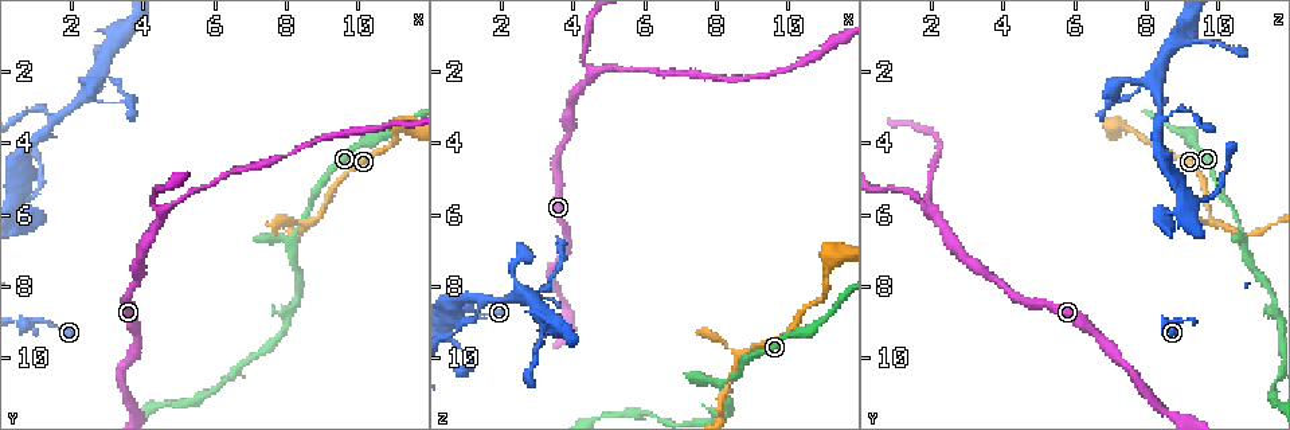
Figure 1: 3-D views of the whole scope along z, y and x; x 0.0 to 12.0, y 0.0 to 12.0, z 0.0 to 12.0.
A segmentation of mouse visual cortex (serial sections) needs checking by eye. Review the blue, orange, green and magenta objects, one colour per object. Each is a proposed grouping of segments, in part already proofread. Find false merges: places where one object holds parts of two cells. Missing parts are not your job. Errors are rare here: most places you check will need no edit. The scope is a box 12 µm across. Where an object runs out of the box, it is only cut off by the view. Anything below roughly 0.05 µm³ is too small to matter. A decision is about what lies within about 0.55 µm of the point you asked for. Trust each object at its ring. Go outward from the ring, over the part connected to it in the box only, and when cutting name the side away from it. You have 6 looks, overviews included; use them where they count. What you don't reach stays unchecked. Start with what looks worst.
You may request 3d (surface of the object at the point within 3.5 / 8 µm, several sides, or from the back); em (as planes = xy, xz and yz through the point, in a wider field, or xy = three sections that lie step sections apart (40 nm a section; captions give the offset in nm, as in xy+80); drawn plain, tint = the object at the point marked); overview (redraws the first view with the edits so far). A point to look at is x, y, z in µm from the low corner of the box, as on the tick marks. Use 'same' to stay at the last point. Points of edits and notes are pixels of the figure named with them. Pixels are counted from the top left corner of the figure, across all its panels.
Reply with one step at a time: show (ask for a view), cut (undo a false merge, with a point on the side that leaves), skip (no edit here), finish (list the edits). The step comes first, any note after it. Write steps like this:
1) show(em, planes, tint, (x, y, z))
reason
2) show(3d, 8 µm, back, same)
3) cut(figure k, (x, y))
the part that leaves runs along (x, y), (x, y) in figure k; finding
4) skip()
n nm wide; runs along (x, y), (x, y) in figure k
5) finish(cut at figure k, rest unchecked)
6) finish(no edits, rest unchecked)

show(3d, 3.5 µm, (0.8, 9.0, 9.0))
sharp bend

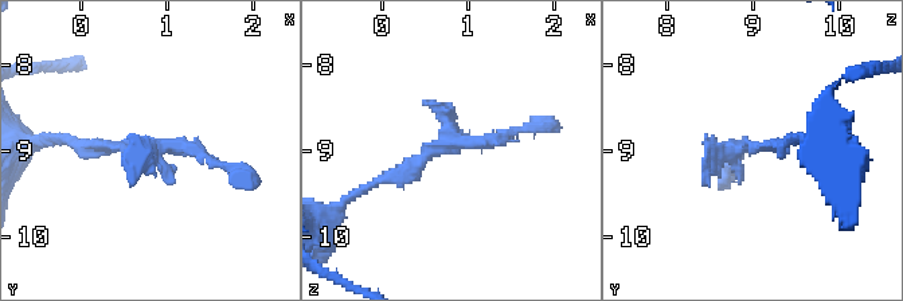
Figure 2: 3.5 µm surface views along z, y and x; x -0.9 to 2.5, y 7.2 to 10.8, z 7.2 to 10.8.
show(em, xy, step 3, tint, (0.75, 8.95, 8.90))

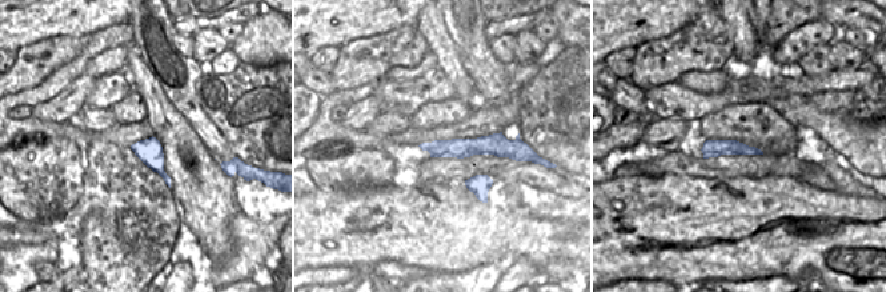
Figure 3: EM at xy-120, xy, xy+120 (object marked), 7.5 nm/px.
show(em, xy, step 2, tint, same)

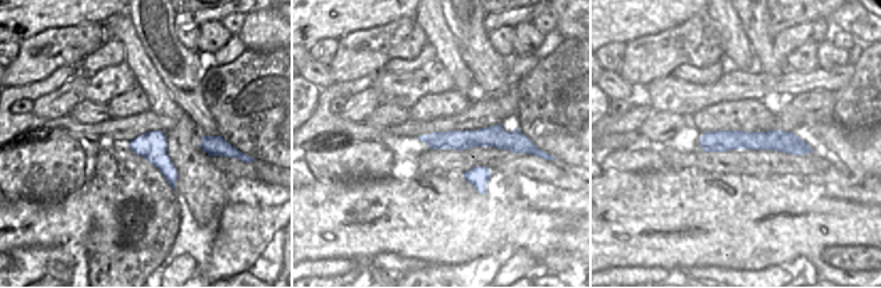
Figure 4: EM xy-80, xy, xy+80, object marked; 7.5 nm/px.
skip()
runs along (231, 167), (149, 145), (129, 187) in figure 2; one cell here

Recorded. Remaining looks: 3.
show(3d, 8 µm, (8.1, 6.6, 10.7))
branch point

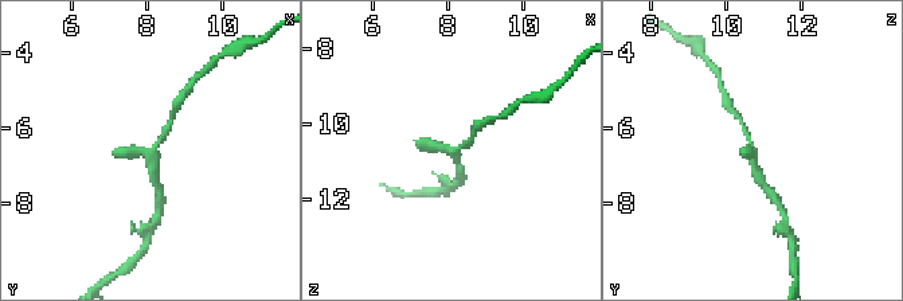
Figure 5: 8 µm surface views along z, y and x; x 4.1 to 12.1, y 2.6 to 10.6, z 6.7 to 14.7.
show(3d, 3.5 µm, (8.2, 6.7, 10.7))

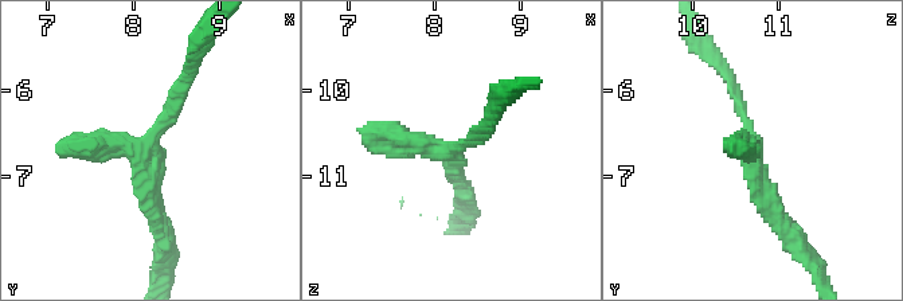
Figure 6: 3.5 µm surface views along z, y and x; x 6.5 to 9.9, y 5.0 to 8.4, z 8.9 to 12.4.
show(em, planes, tint, (8.15, 6.65, 10.75))

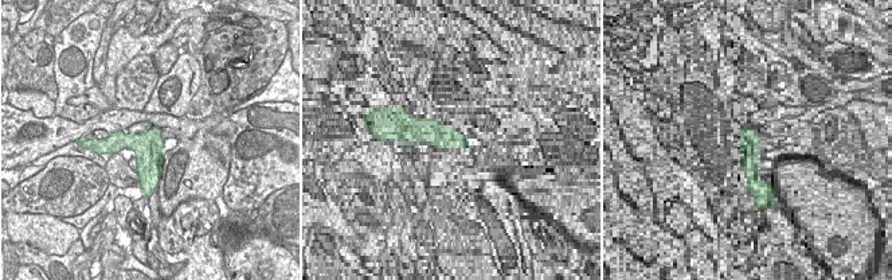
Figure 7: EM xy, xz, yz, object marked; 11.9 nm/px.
skip()
runs along (728, 75), (755, 179), (784, 229) in figure 6; continuous, no second cell

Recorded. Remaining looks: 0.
finish(no edits, rest unchecked)

